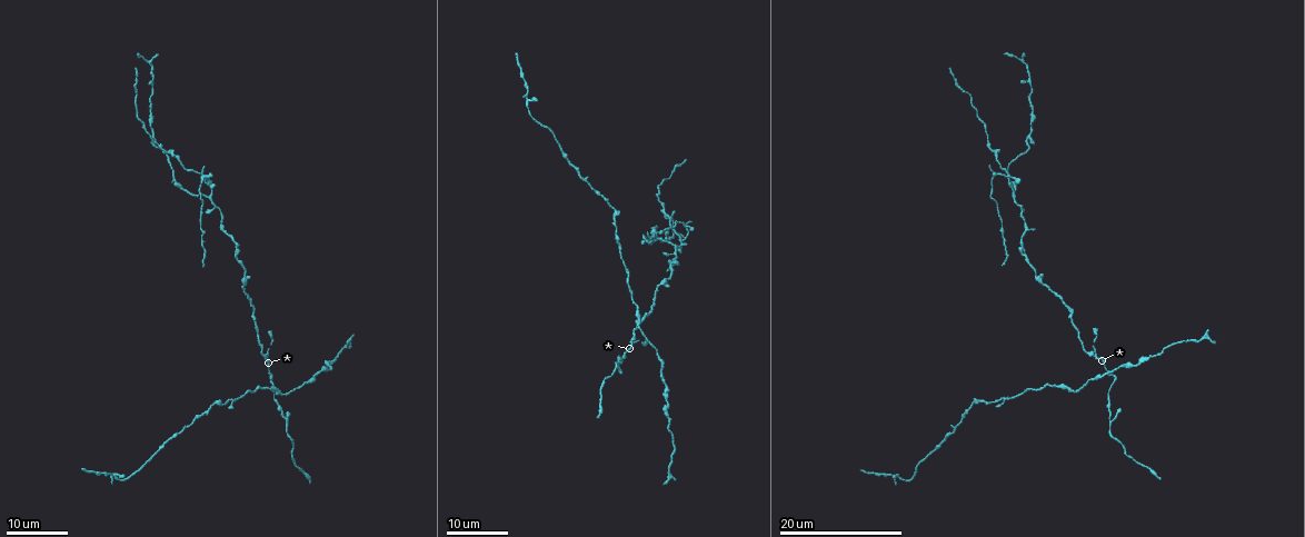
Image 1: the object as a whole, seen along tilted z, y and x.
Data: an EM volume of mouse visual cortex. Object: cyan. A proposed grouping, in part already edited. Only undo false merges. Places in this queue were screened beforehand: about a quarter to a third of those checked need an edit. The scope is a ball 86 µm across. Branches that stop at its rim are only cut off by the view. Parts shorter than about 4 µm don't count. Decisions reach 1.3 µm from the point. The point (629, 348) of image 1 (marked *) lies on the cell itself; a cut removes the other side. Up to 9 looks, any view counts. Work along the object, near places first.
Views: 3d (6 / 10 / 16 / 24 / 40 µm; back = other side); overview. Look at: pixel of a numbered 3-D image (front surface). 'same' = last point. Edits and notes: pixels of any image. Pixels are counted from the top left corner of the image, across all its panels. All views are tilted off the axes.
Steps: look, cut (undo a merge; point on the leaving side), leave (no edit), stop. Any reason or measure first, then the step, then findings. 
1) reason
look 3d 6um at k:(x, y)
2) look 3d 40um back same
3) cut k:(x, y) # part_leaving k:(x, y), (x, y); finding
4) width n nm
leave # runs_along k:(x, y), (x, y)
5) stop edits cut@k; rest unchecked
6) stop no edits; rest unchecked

three arms meet
look 3d 24um at 1:(216, 403)

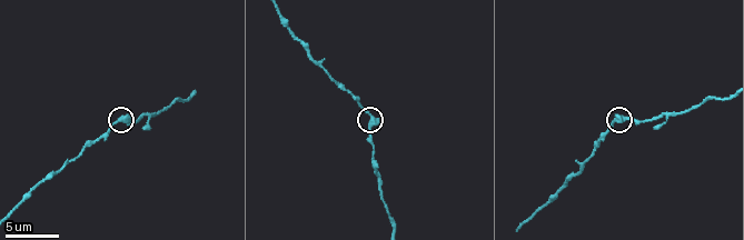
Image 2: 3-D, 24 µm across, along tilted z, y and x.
look 3d 6um at 2:(371, 116)

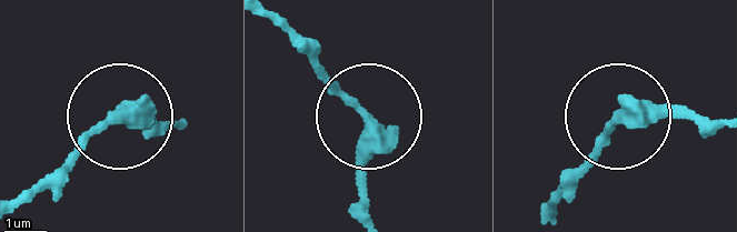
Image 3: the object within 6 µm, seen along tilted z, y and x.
leave # runs_along 3:(173, 121), (115, 123), (45, 190); one cell here

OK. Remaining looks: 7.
sudden change in width
look 3d 24um at 1:(903, 479)

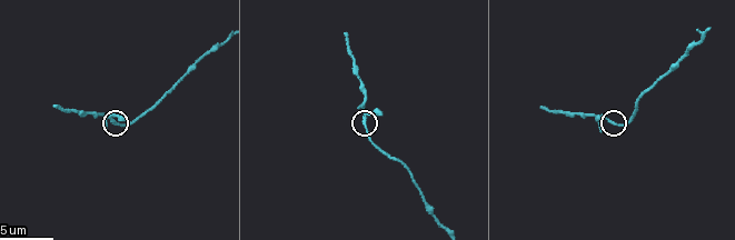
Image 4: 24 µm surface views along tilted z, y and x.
look 3d 10um at 4:(613, 121)

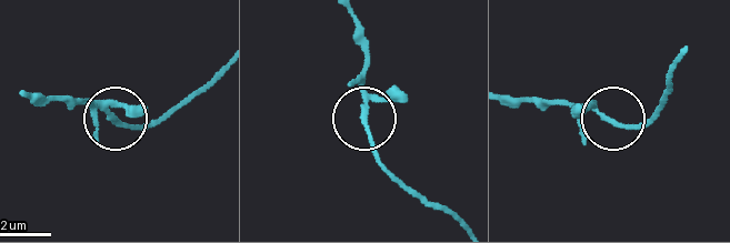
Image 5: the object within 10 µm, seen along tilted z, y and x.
other side
look 3d 10um back at 5:(612, 120)

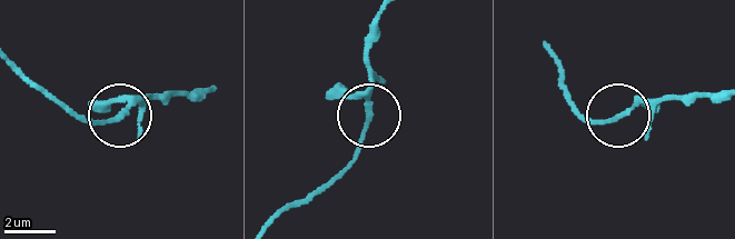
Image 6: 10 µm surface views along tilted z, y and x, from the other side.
width 180 nm
leave # runs_along 6:(276, 218), (354, 153), (369, 97), (366, 60); continuous, no second cell

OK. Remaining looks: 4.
sudden change in width
look 3d 24um at 1:(673, 252)

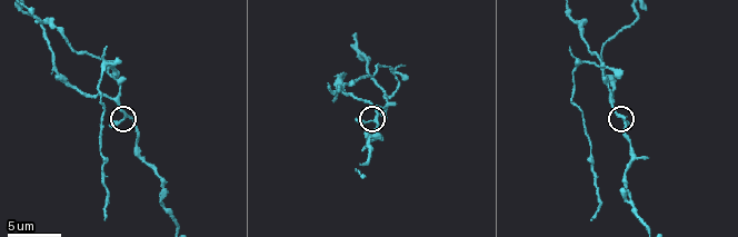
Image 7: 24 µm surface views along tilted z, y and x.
look 3d 10um at 7:(619, 115)

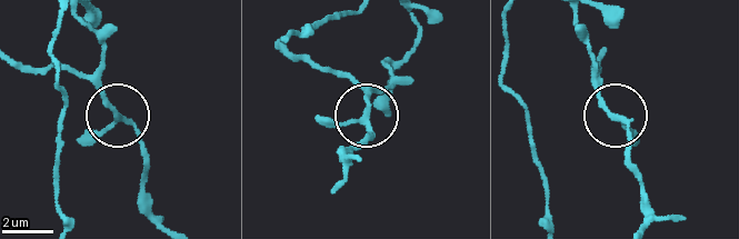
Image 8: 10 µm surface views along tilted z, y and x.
leave # all the same cell

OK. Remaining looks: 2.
looks like a crossing
look 3d 10um at 7:(602, 63)

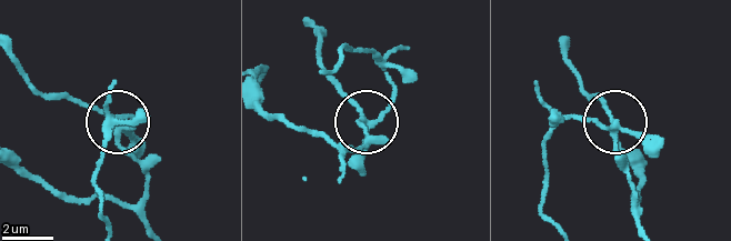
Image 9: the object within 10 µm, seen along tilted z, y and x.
look 3d 6um at 9:(613, 128)

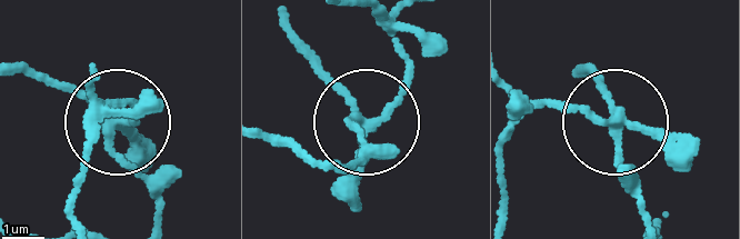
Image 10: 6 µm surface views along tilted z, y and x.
width 210 nm
cut 10:(134, 145) # a second cell is stuck on

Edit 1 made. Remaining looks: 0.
stop edits cut@10; rest unchecked

